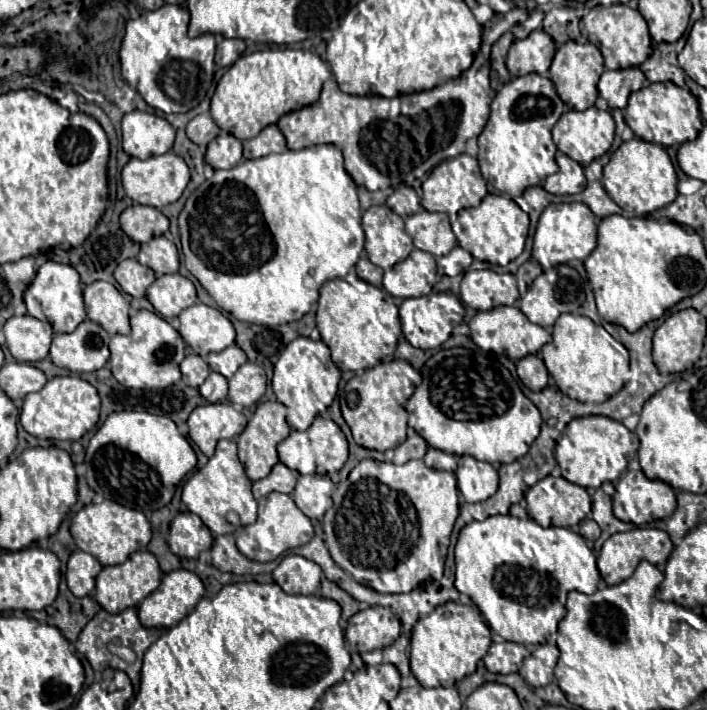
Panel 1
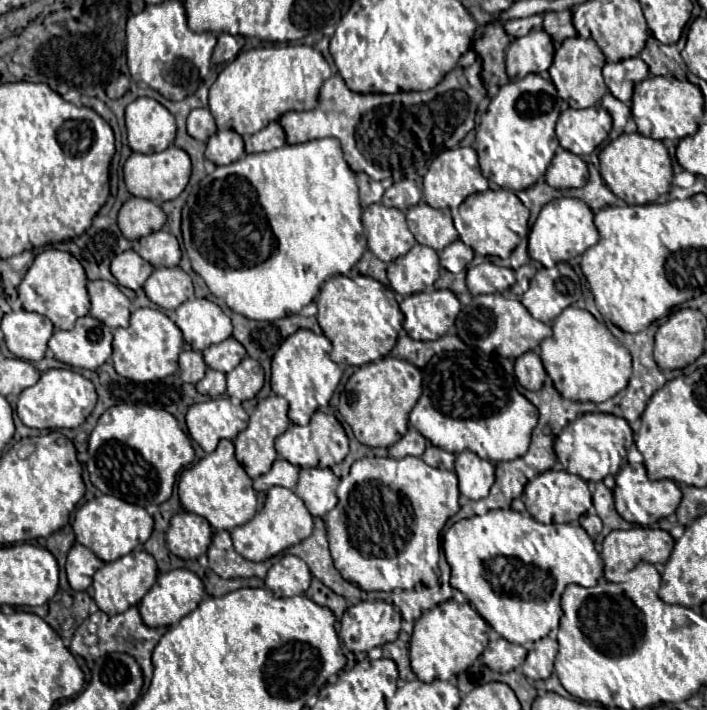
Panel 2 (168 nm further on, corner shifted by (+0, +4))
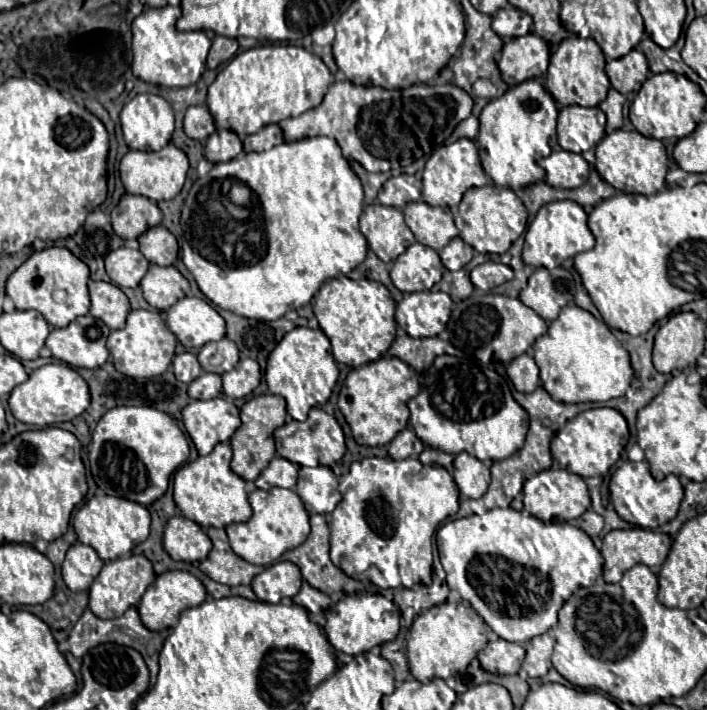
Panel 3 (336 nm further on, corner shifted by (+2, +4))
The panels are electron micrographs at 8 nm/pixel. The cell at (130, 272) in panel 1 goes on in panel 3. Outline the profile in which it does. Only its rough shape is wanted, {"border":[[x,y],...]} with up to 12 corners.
{"border":[[133,248],[107,256],[107,274],[121,288],[137,288],[147,258]]}

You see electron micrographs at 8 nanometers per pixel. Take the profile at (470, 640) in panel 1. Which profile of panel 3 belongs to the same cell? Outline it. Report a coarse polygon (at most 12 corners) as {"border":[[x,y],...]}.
{"border":[[469,604],[421,612],[407,642],[415,680],[465,672],[487,646]]}

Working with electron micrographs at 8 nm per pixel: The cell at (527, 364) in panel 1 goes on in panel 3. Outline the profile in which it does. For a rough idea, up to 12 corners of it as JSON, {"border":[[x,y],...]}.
{"border":[[529,354],[517,356],[507,374],[519,392],[539,386],[539,368]]}

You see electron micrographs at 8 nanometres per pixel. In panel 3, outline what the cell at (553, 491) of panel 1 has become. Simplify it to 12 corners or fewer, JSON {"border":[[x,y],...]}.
{"border":[[543,470],[525,482],[523,504],[543,522],[589,510],[581,476]]}

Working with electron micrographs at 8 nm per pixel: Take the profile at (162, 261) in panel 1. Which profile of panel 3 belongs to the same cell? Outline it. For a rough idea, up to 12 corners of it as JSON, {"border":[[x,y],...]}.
{"border":[[165,226],[139,236],[141,254],[157,266],[179,256],[175,236]]}

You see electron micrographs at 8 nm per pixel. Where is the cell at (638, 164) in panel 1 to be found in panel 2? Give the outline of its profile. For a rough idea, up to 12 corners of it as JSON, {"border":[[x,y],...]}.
{"border":[[621,134],[599,172],[625,204],[649,204],[673,180],[663,142]]}

